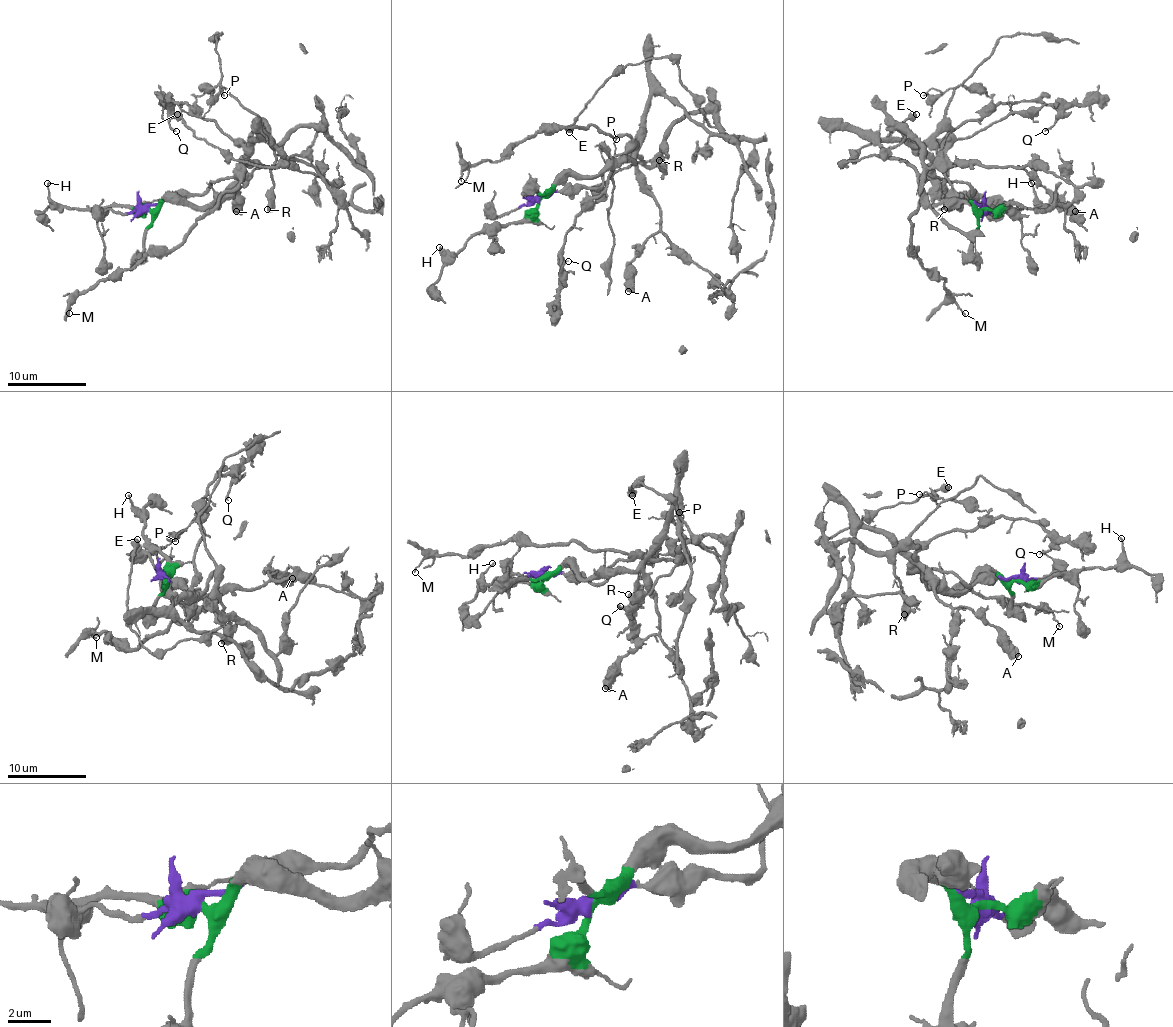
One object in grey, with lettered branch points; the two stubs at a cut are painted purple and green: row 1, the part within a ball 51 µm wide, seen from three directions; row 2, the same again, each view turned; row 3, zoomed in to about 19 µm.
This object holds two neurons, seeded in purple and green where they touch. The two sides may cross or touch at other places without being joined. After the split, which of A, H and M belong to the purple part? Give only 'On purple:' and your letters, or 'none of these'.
On purple: M

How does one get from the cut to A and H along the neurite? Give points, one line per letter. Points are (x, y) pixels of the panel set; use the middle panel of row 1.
A: (539, 199), (568, 176), (602, 174), (617, 162), (637, 168), (661, 227), (631, 264), (627, 291)
H: (539, 199), (519, 221), (484, 227), (458, 250), (443, 252), (439, 246)

